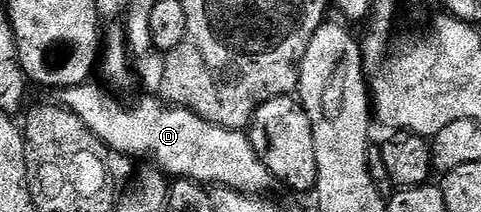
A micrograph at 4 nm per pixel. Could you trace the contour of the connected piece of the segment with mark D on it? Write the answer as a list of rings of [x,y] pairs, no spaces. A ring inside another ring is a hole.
[[[95,84],[67,86],[57,91],[57,105],[70,110],[98,139],[118,154],[151,158],[161,173],[178,180],[209,184],[214,188],[235,190],[241,194],[262,196],[272,185],[268,168],[256,156],[249,137],[243,131],[214,126],[183,106],[171,106],[157,97],[142,98],[135,106],[121,106]]]

